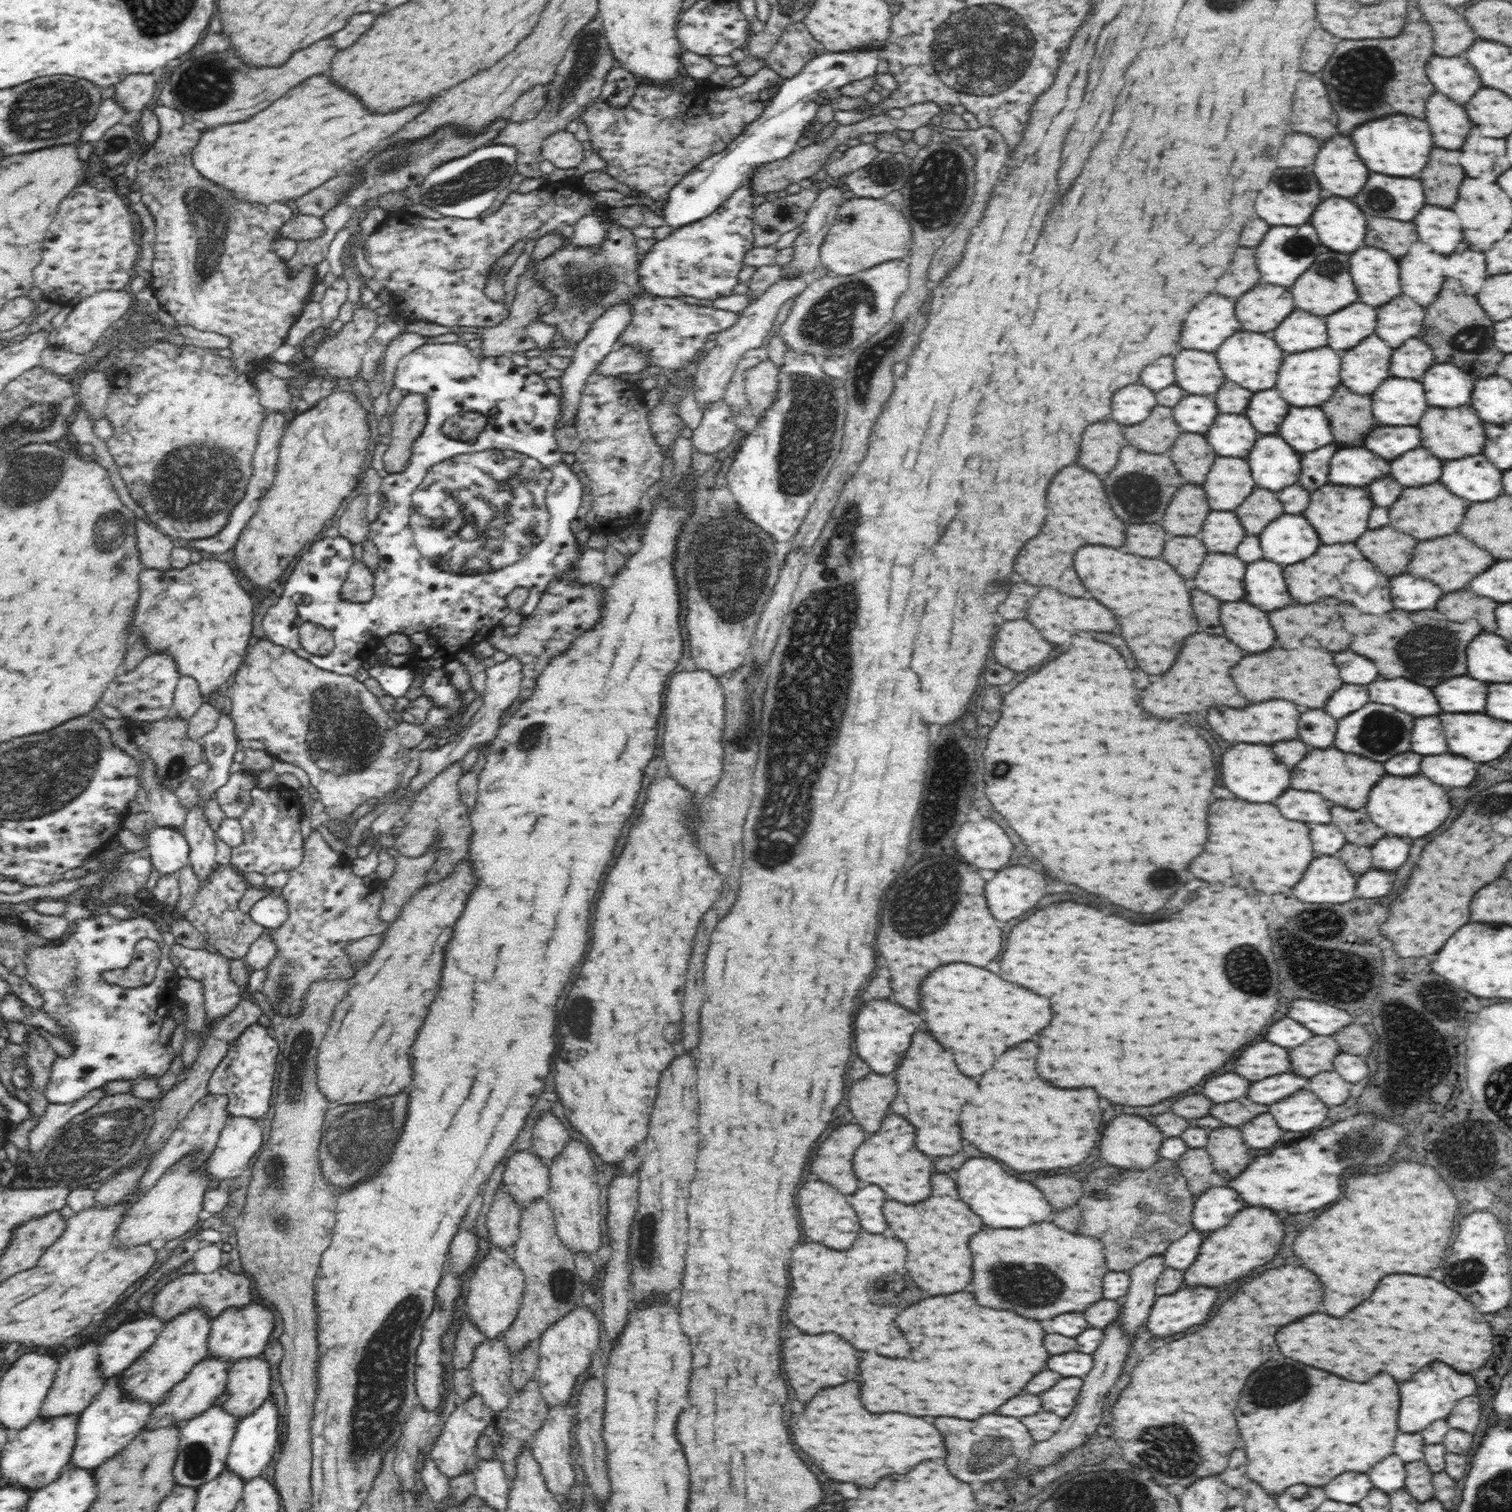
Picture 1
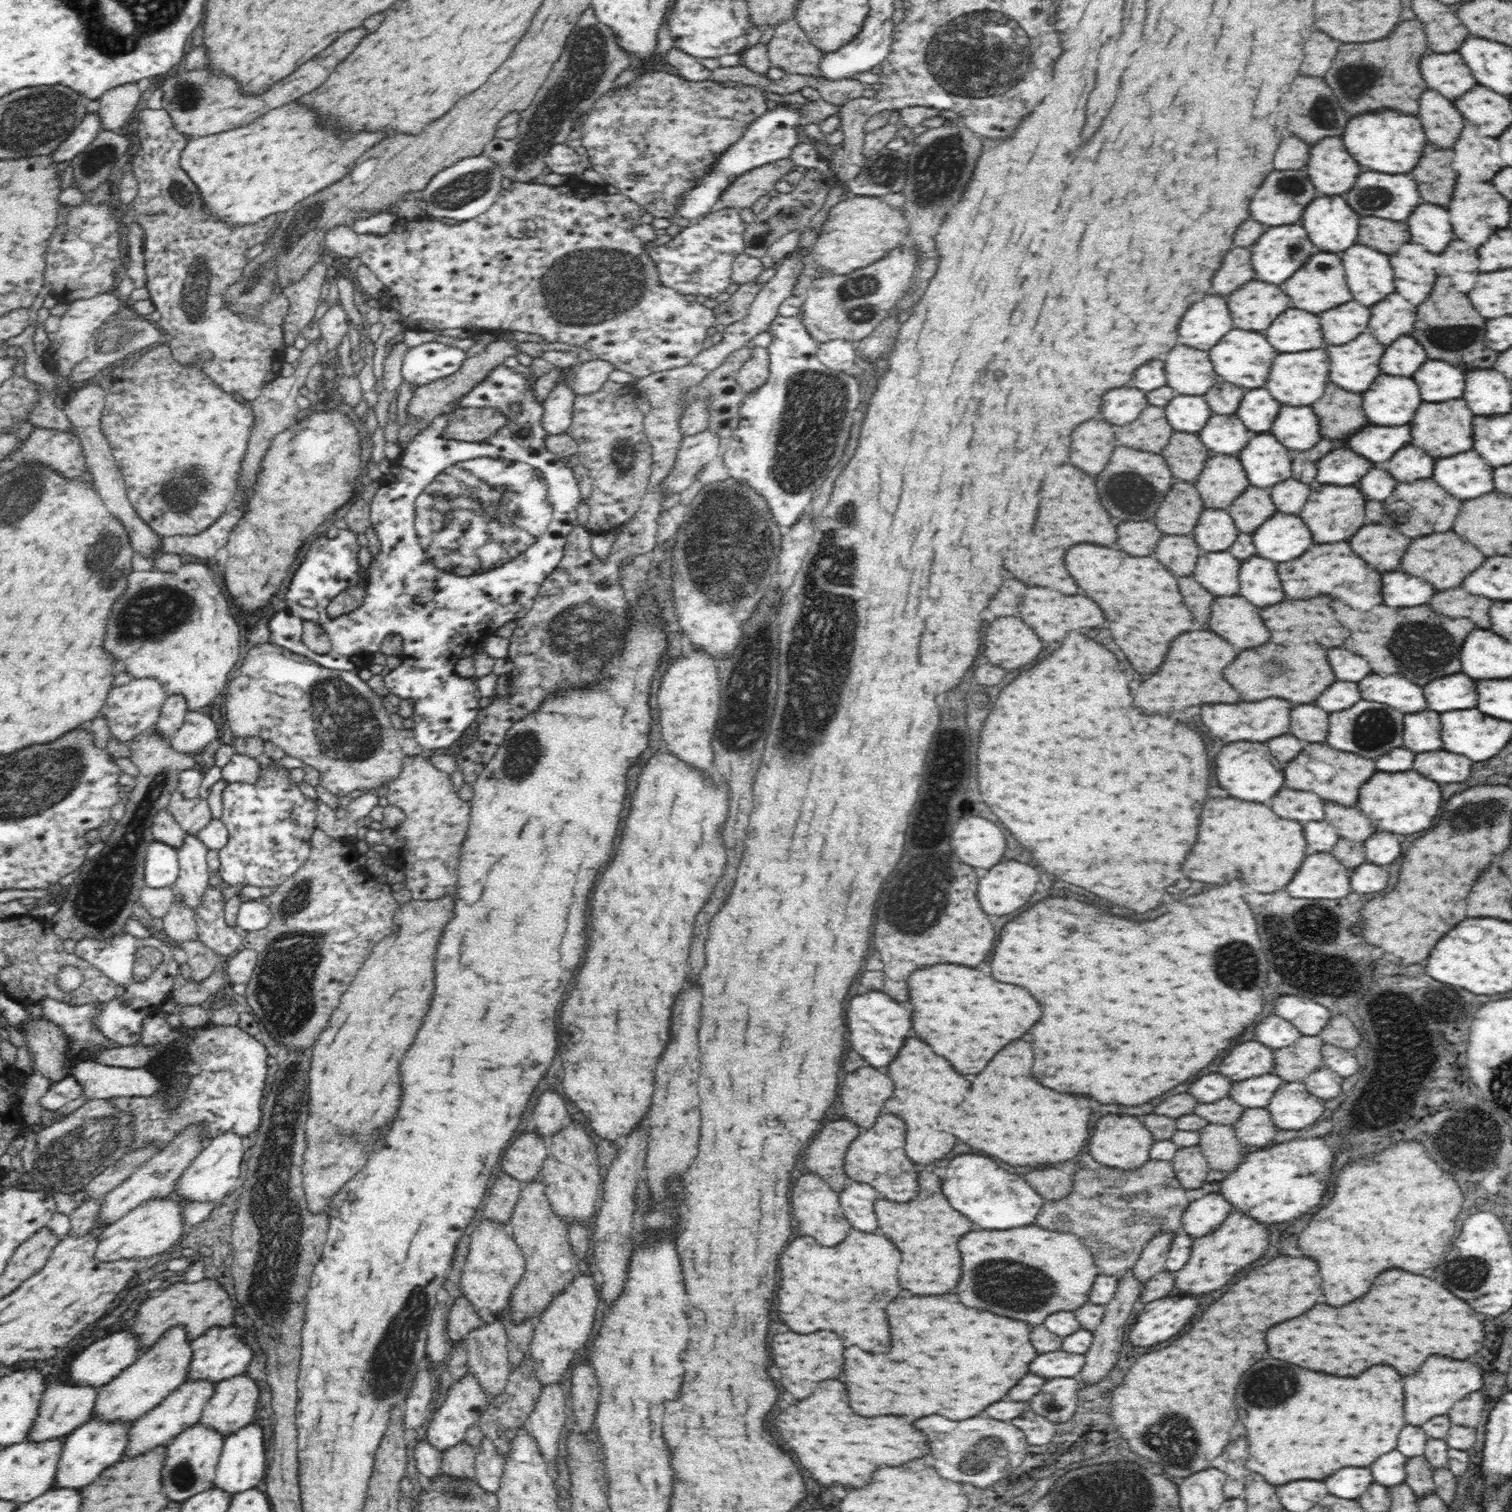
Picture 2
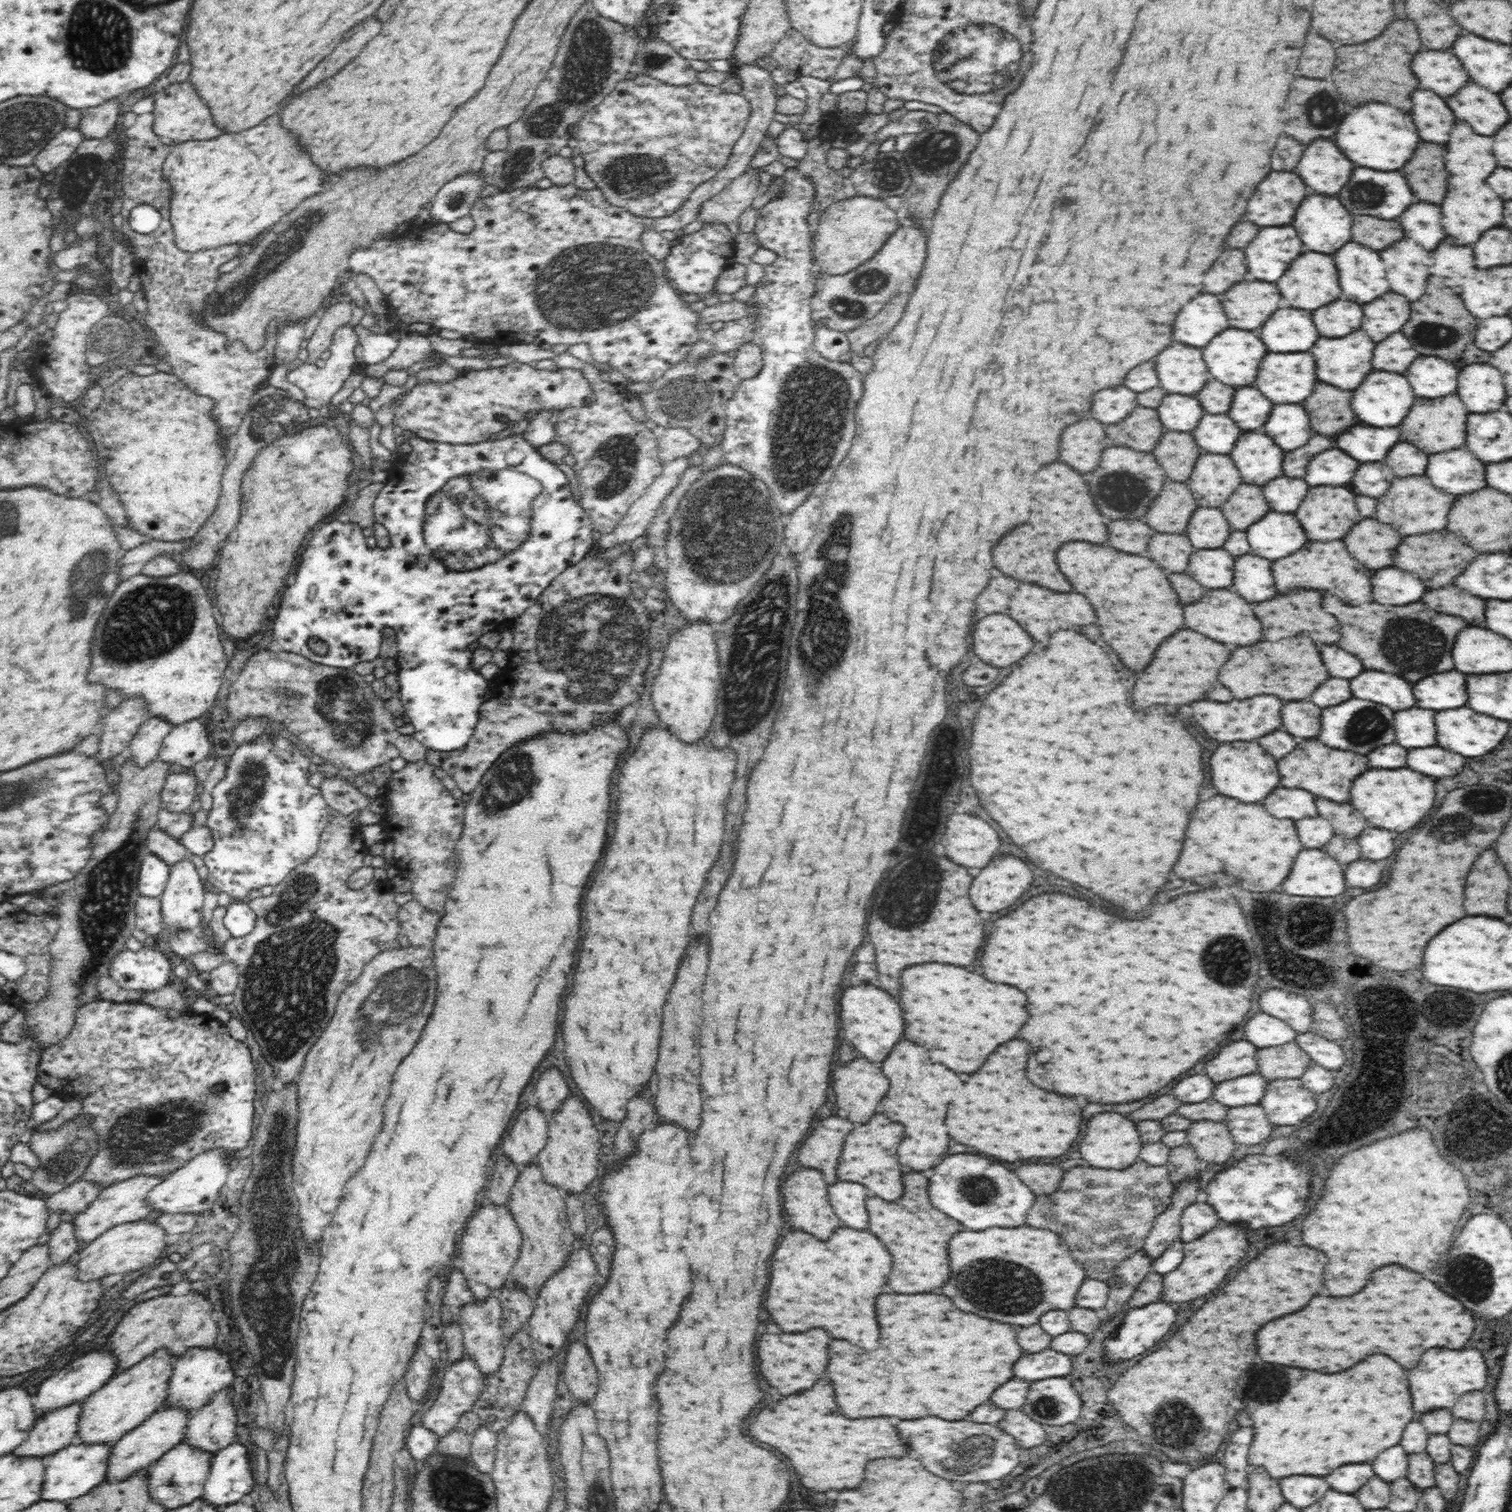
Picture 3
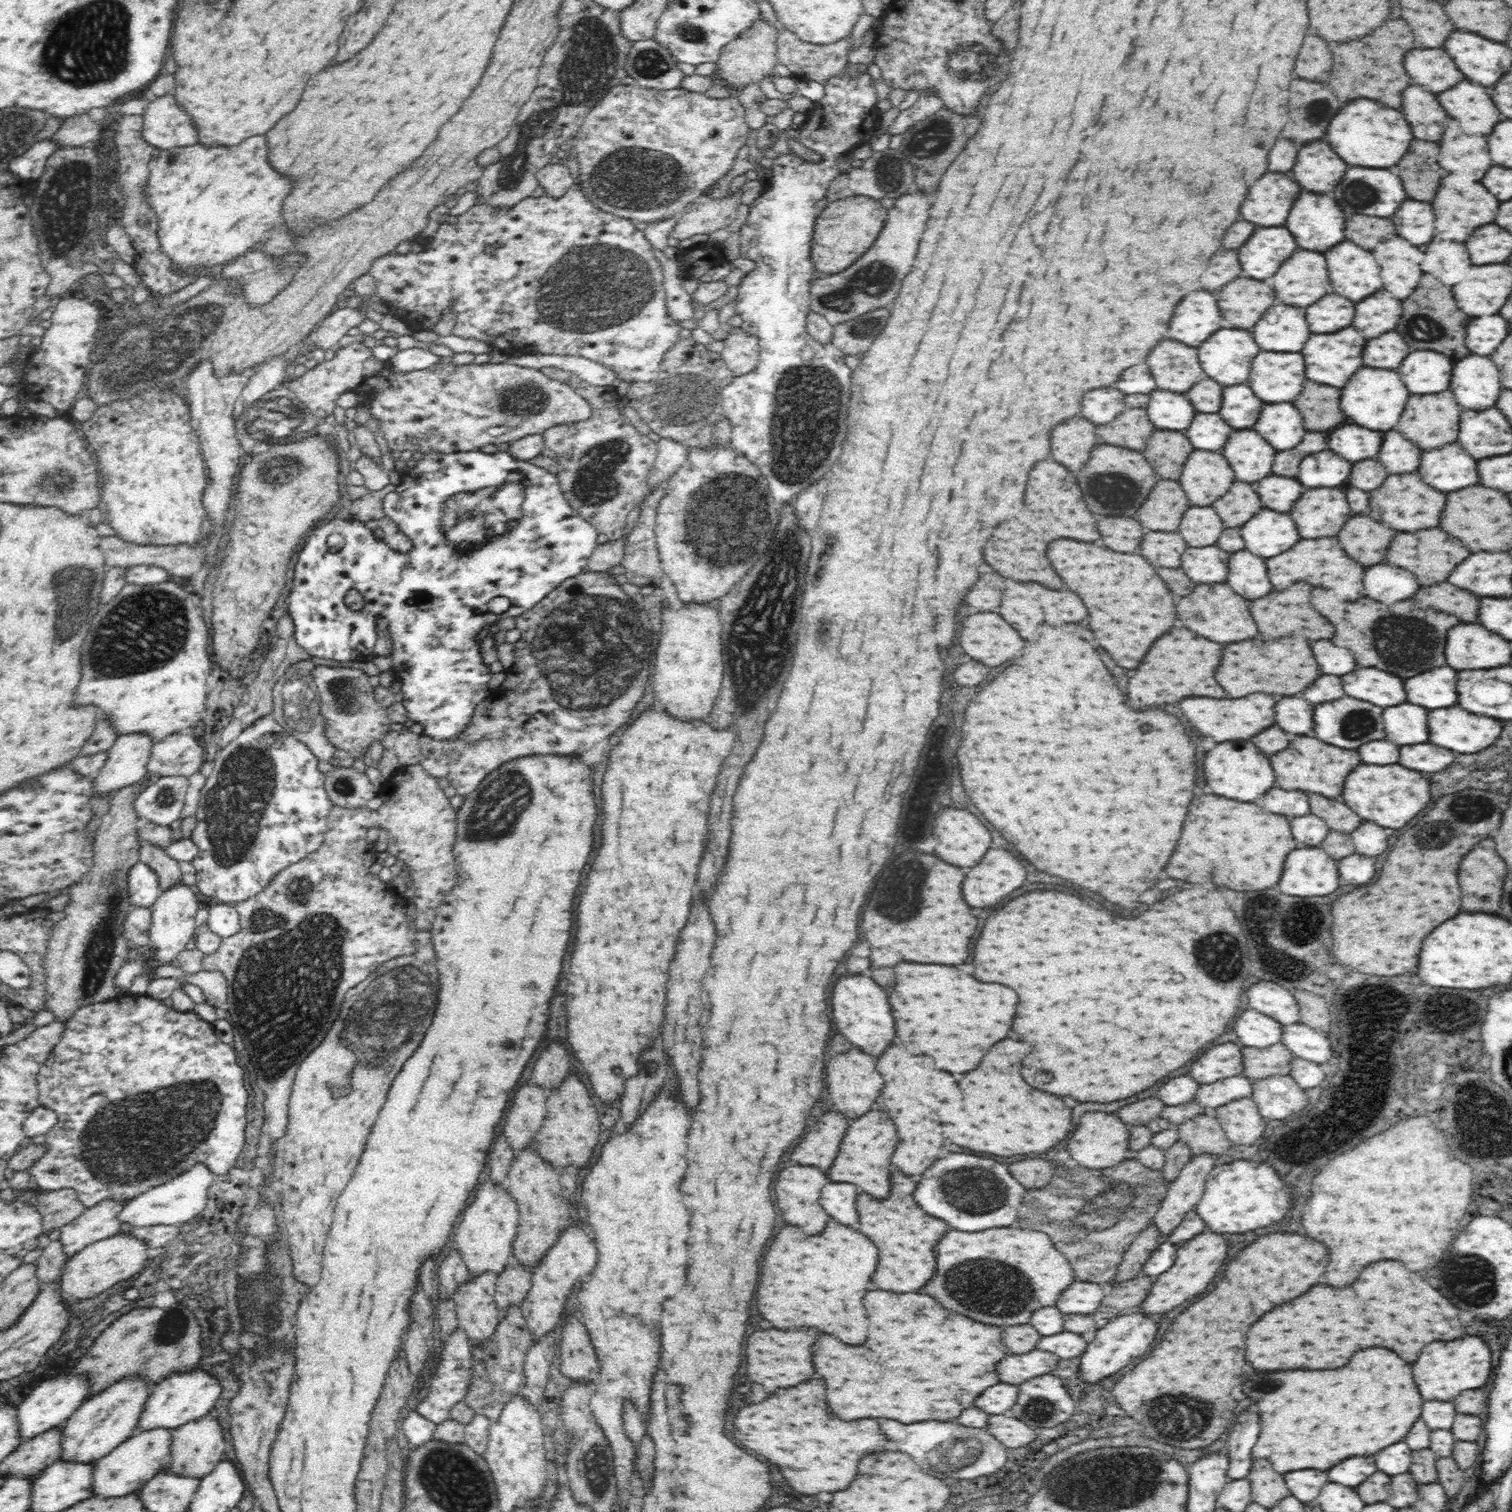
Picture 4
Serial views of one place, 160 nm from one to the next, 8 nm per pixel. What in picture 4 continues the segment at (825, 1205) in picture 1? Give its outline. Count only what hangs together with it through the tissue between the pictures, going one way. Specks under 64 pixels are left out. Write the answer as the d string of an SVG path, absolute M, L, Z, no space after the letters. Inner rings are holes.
M792 1166L792 1168L780 1170L776 1176L776 1182L774 1182L774 1192L776 1192L778 1208L782 1210L784 1220L800 1226L802 1232L806 1232L806 1234L820 1234L824 1230L826 1222L830 1220L830 1216L818 1204L818 1200L821 1200L820 1192L824 1188L824 1184L826 1184L826 1174L820 1172L818 1168Z

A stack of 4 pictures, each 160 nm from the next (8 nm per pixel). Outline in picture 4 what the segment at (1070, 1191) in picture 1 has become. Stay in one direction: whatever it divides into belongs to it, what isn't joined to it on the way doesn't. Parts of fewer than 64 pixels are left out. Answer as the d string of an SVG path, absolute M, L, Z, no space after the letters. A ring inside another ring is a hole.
M1026 1158L1008 1164L1008 1170L1016 1180L1020 1180L1027 1190L1044 1188L1052 1178L1052 1166L1046 1160Z

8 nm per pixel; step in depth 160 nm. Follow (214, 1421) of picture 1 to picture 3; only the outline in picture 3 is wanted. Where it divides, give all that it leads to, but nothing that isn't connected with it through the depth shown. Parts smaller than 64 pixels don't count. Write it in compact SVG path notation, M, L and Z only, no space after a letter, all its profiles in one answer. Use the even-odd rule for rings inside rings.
M180 1442L171 1448L154 1464L148 1466L146 1473L149 1475L148 1492L158 1504L167 1510L180 1508L201 1498L207 1478L210 1476L211 1458L214 1454L194 1448L189 1444Z

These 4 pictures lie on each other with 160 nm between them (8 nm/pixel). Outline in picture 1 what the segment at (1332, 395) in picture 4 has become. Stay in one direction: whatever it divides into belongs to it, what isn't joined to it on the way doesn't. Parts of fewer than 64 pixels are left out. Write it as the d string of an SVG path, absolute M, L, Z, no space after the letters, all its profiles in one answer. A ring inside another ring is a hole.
M1338 386L1334 396L1320 408L1332 424L1334 438L1352 444L1374 428L1370 404L1370 396L1356 396L1354 392L1348 392L1348 388Z

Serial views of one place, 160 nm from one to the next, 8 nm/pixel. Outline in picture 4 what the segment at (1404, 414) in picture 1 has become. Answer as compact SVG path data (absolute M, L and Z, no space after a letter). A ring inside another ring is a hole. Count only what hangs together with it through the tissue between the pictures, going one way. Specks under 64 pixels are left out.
M1360 368L1340 392L1342 392L1340 410L1354 424L1370 428L1370 430L1382 430L1382 432L1396 426L1410 396L1400 374L1392 370L1384 370L1384 368Z

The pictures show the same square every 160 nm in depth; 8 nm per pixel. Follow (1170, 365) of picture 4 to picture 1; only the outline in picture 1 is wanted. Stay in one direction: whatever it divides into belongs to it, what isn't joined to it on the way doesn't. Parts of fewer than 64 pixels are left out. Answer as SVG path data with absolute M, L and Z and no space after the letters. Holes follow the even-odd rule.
M1182 350L1174 356L1175 384L1190 395L1212 396L1225 382L1214 354Z

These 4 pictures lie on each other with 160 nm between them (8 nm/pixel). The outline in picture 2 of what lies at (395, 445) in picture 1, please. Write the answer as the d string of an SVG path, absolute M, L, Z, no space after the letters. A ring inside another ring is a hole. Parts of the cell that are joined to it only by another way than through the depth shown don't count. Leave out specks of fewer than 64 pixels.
M497 340L489 343L485 351L476 354L473 357L468 357L463 360L462 366L451 374L450 376L439 378L438 380L429 382L425 385L420 385L413 394L411 401L407 406L408 424L400 428L397 439L399 442L401 452L404 452L408 443L412 440L413 436L416 436L420 431L423 431L426 427L430 426L431 422L442 413L446 408L451 406L452 403L462 396L466 396L474 386L478 386L480 382L484 382L484 378L492 372L493 368L503 364L504 359L508 356L515 356L517 352L518 342Z

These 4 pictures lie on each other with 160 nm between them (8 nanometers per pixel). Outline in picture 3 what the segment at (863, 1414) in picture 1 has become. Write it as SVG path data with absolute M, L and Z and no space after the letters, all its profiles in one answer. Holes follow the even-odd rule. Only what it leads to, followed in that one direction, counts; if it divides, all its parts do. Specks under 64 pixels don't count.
M818 1380L812 1390L782 1398L776 1406L764 1408L756 1416L752 1416L748 1434L762 1444L768 1444L782 1452L790 1460L800 1482L806 1484L804 1488L814 1492L826 1492L830 1488L858 1488L864 1478L864 1468L868 1460L904 1456L908 1448L896 1434L896 1422L898 1420L892 1418L846 1418L834 1402L832 1384L826 1380Z

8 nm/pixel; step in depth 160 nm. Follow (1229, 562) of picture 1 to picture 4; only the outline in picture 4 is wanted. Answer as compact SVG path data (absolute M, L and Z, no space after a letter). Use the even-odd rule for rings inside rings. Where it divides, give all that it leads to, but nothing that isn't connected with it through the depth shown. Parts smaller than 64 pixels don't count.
M1217 545L1188 547L1182 556L1182 570L1196 583L1224 583L1228 576L1228 557L1231 553Z

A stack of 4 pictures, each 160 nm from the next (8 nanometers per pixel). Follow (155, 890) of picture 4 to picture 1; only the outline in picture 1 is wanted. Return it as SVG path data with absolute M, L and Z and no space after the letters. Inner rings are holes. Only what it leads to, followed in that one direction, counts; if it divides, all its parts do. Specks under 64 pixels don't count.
M156 826L147 834L152 866L161 875L174 874L190 864L190 847L179 828Z

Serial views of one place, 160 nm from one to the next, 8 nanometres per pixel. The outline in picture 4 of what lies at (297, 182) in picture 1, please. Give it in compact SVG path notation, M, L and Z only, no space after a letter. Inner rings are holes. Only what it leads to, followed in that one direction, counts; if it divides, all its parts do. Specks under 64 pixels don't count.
M252 136L236 148L204 148L198 144L159 150L149 164L146 200L158 216L158 240L162 253L183 270L207 271L211 266L225 264L258 247L266 230L282 224L282 202L292 190L290 180L282 178L268 166L264 136Z

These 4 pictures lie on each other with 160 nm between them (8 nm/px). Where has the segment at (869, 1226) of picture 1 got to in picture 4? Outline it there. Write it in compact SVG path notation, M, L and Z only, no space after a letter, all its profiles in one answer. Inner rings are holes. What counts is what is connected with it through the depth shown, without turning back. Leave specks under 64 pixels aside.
M828 1184L822 1192L822 1208L834 1216L840 1224L856 1224L858 1212L856 1212L856 1196L860 1190L852 1184Z

